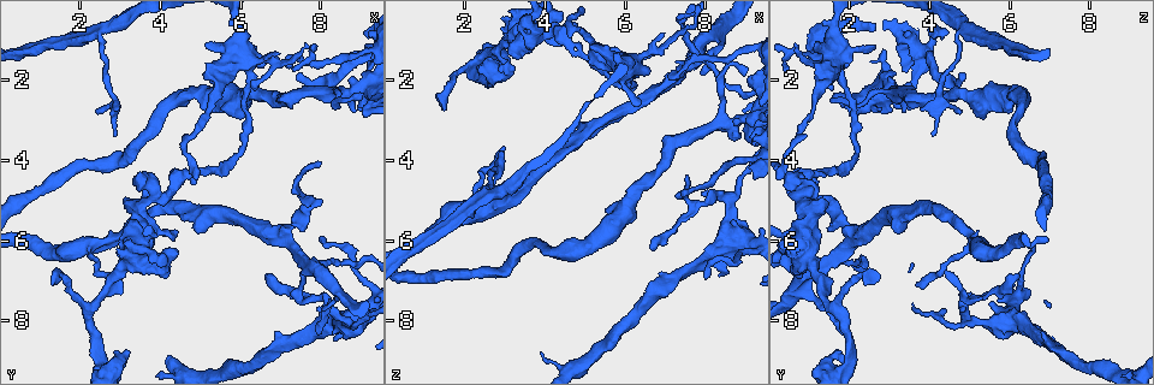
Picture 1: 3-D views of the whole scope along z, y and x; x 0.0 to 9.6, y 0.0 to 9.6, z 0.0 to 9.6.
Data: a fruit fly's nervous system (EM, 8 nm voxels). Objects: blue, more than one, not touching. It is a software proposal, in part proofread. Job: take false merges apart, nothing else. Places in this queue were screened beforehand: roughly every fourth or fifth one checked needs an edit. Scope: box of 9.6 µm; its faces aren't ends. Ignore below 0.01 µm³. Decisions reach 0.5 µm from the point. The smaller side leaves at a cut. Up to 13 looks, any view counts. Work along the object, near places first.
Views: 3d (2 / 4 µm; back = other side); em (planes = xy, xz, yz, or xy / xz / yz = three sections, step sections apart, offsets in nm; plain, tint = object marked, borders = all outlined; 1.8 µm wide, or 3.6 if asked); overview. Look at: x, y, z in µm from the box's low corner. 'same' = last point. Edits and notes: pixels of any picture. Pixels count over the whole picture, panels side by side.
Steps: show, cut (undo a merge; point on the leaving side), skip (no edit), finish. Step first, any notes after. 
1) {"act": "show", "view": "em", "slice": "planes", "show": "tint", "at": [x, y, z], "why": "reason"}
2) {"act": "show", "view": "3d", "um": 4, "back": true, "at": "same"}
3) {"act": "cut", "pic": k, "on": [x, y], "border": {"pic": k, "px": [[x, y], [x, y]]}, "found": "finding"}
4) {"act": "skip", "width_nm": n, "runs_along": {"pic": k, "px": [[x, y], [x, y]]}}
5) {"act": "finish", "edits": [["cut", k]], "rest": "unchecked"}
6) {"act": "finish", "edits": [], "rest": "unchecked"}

{"act": "show", "view": "em", "slice": "planes", "show": "tint", "at": [7.80, 6.55, 1.30], "why": "sharp bend"}

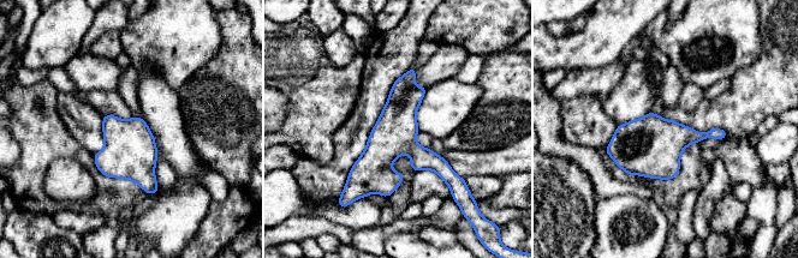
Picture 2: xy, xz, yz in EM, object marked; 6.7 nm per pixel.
{"act": "skip", "width_nm": 280, "runs_along": {"pic": 2, "px": [[412, 71], [394, 134], [361, 191]]}, "found": "all the same neuron"}

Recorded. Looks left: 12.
{"act": "show", "view": "em", "slice": "planes", "show": "plain", "at": [8.55, 8.05, 6.10]}

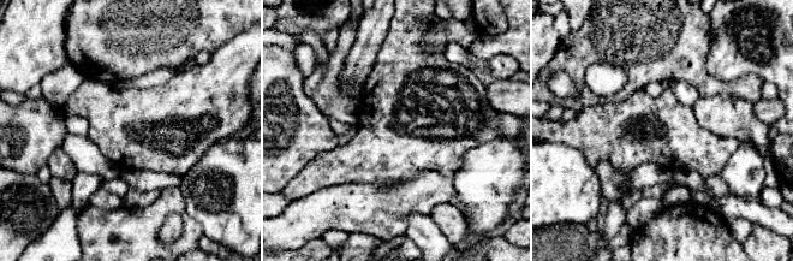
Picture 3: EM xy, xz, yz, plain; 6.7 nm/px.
{"act": "show", "view": "em", "slice": "planes", "show": "tint", "at": "same"}

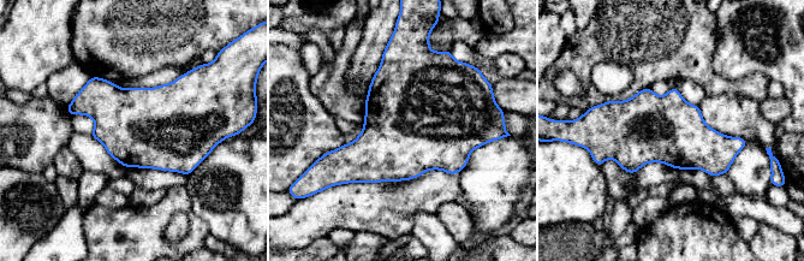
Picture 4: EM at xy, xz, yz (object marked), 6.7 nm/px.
{"act": "skip", "found": "continuous, no second neuron"}

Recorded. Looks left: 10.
{"act": "show", "view": "3d", "um": 4, "at": [2.85, 9.15, 1.40], "why": "sharp bend"}

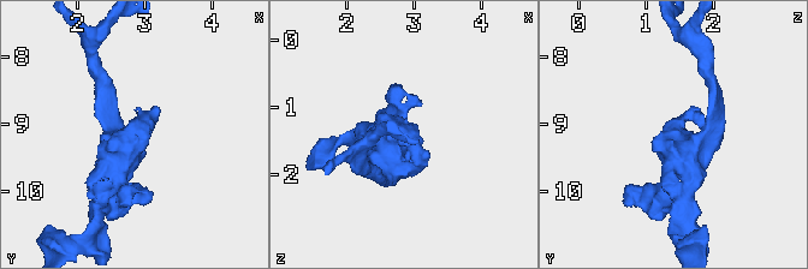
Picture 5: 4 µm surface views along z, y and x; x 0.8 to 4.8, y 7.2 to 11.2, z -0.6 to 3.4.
{"act": "show", "view": "em", "slice": "yz", "step": 4, "show": "borders", "at": [2.85, 9.05, 1.35], "why": "shape alone is not enough"}

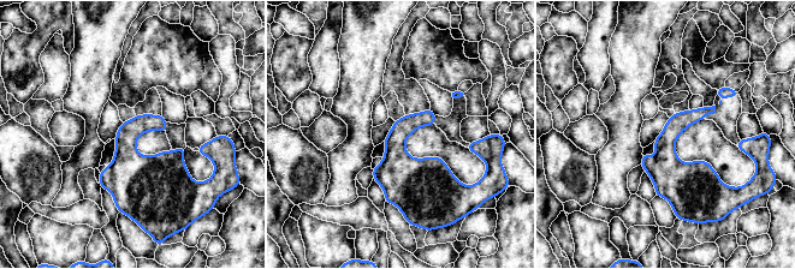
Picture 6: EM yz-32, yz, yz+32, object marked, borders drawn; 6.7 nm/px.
{"act": "skip", "width_nm": 150, "found": "all the same neuron"}

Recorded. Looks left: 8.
{"act": "show", "view": "3d", "um": 2, "at": [2.30, 6.10, 5.15], "why": "three-way junction"}

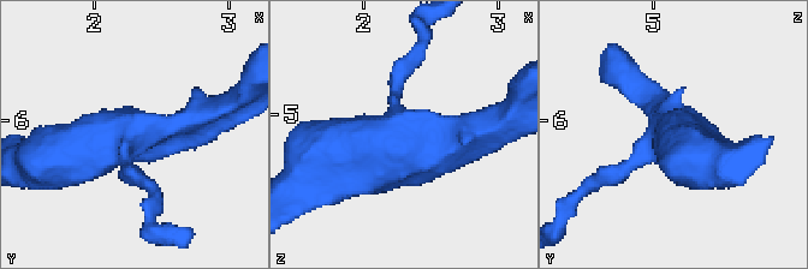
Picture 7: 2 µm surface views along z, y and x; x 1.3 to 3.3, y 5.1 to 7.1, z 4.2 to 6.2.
{"act": "show", "view": "em", "slice": "planes", "show": "tint", "at": [2.34, 6.06, 5.16], "arms": 3}

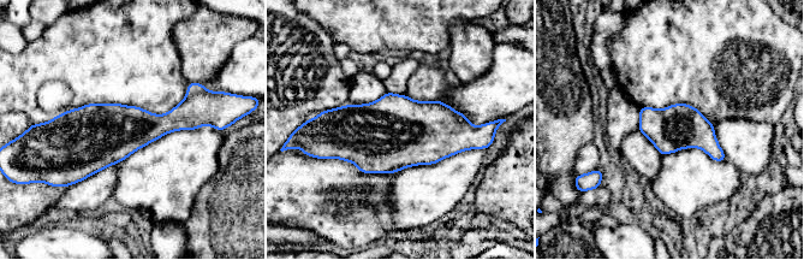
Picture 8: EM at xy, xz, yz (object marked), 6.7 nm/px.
{"act": "skip", "found": "all the same neuron"}

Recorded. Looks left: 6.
{"act": "show", "view": "3d", "um": 4, "at": [2.55, 0.65, 4.85], "why": "abrupt turn"}

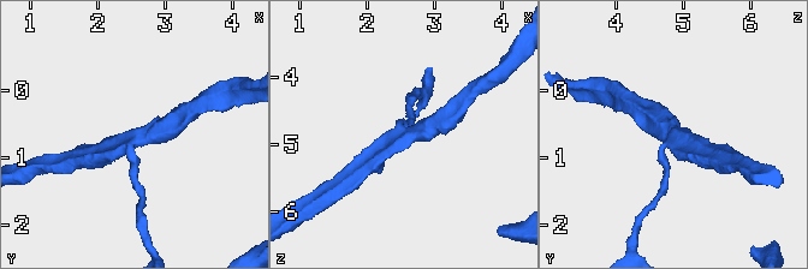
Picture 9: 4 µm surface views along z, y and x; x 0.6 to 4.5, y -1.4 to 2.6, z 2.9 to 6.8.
{"act": "show", "view": "em", "slice": "planes", "show": "tint", "at": [2.55, 0.70, 4.85], "arms": 3, "why": "shape alone is not enough"}

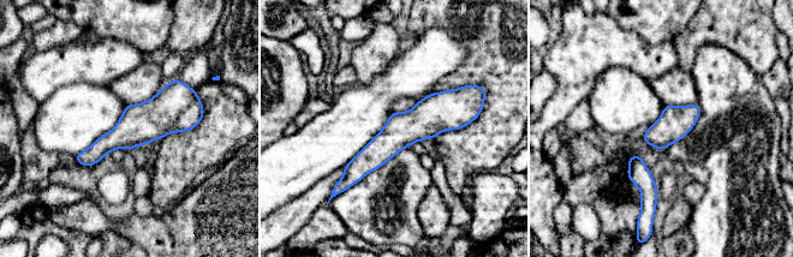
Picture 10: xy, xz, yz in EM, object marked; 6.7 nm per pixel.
{"act": "skip", "runs_along": {"pic": 10, "px": [[466, 120], [403, 129], [346, 179]]}, "found": "all the same neuron"}

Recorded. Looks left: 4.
{"act": "finish", "edits": [], "rest": "unchecked"}

